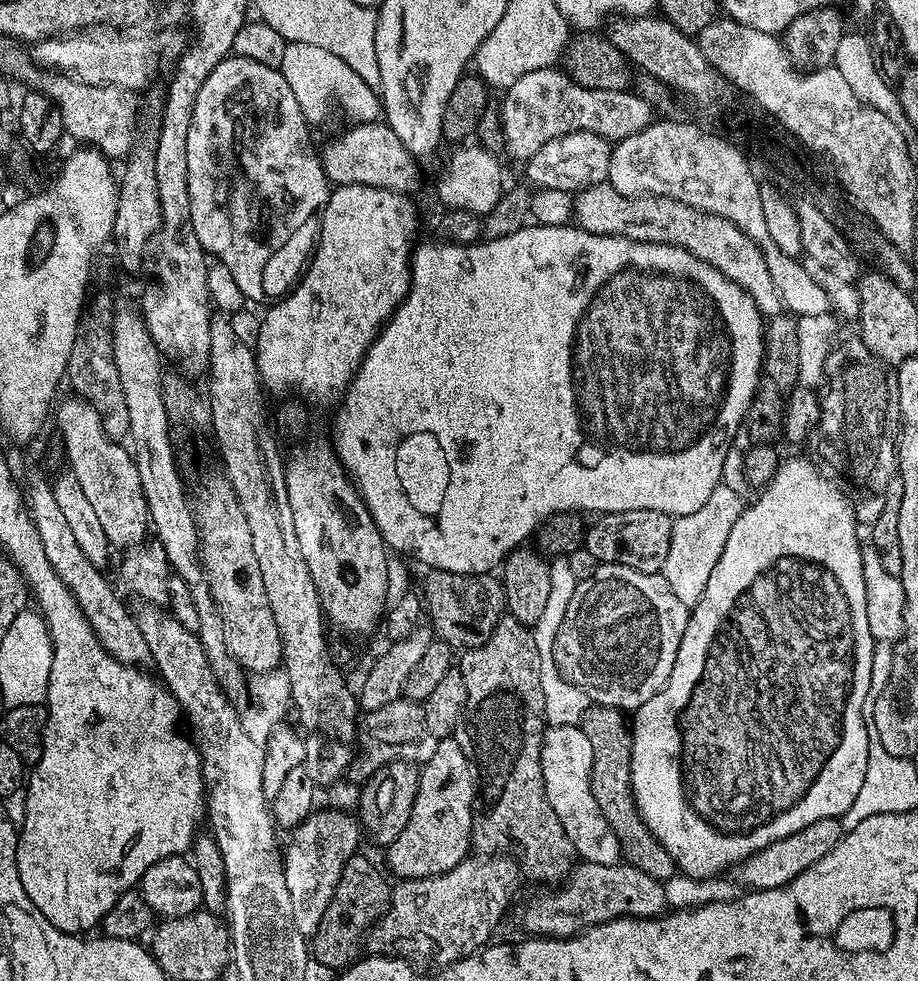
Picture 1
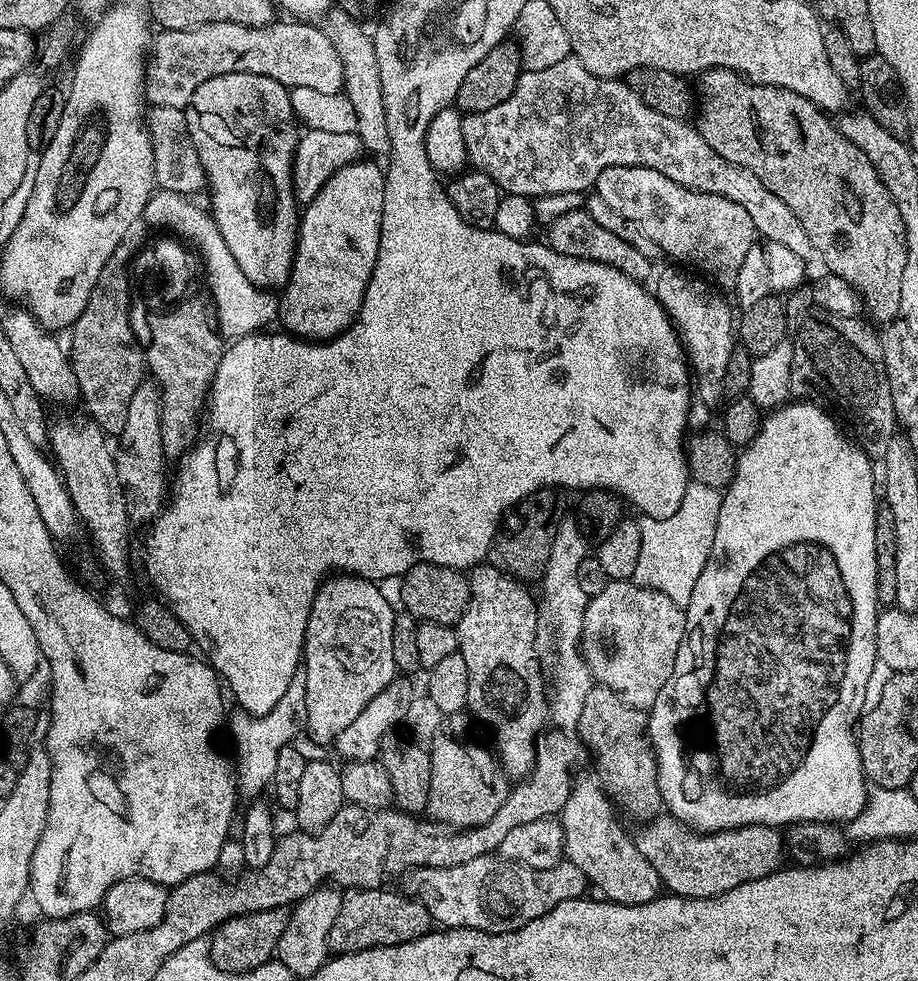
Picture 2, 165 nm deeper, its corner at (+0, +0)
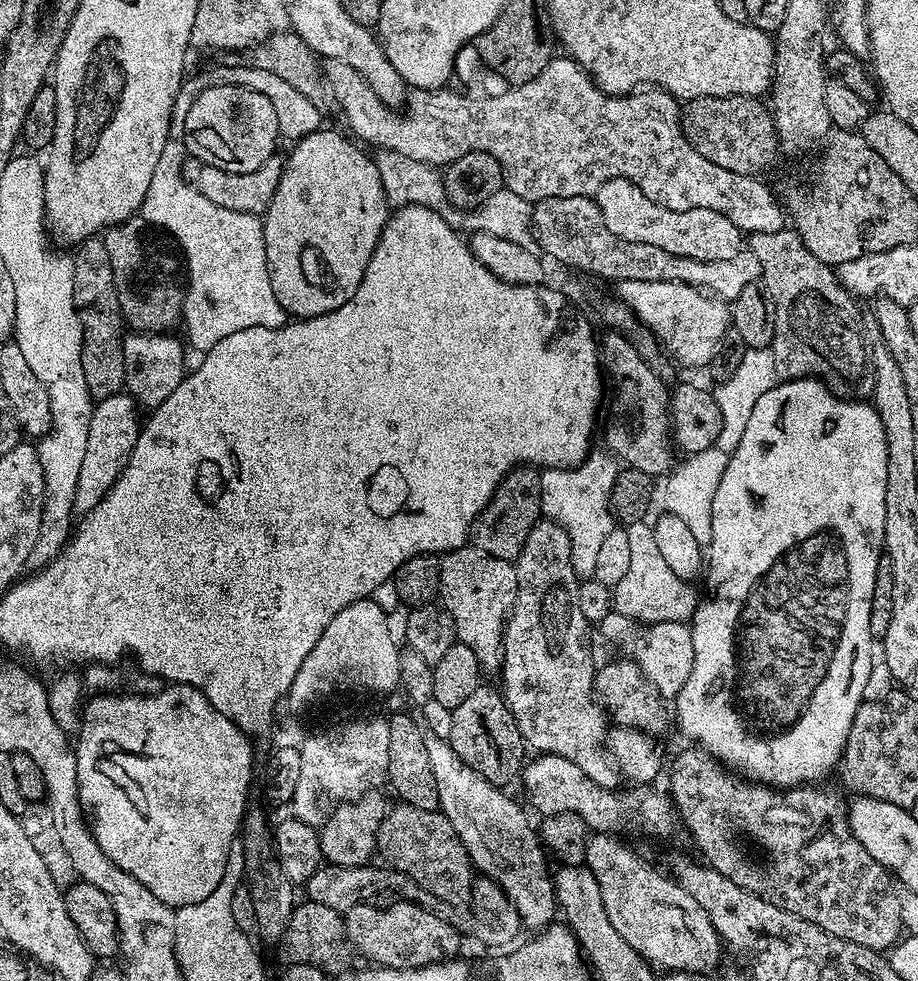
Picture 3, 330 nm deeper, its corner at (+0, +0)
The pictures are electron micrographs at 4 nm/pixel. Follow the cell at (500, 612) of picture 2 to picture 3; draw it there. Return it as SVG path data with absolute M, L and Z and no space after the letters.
M471 546L443 553L439 562L438 600L447 612L452 613L457 641L471 646L474 654L478 654L478 662L485 673L499 673L504 662L504 625L508 623L518 591L515 563L494 558L481 548Z

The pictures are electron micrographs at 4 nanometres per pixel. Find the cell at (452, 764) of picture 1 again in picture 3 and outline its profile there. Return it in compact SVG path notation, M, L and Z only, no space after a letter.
M488 682L481 683L480 688L474 690L470 698L466 698L466 702L452 709L452 717L454 726L450 726L448 745L471 768L475 768L497 786L508 786L515 776L517 779L521 775L526 763L524 735L520 733L514 714L508 709L508 703L497 689L495 692Z

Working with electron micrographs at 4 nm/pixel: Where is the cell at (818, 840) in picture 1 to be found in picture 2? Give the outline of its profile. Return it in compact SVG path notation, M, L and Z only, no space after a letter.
M661 814L641 828L644 829L634 836L638 850L642 858L658 870L661 885L674 896L710 898L726 894L726 890L734 890L734 886L742 886L742 882L779 872L785 863L785 837L780 837L779 829L767 828L765 824L751 824L721 832L698 832L673 816Z

